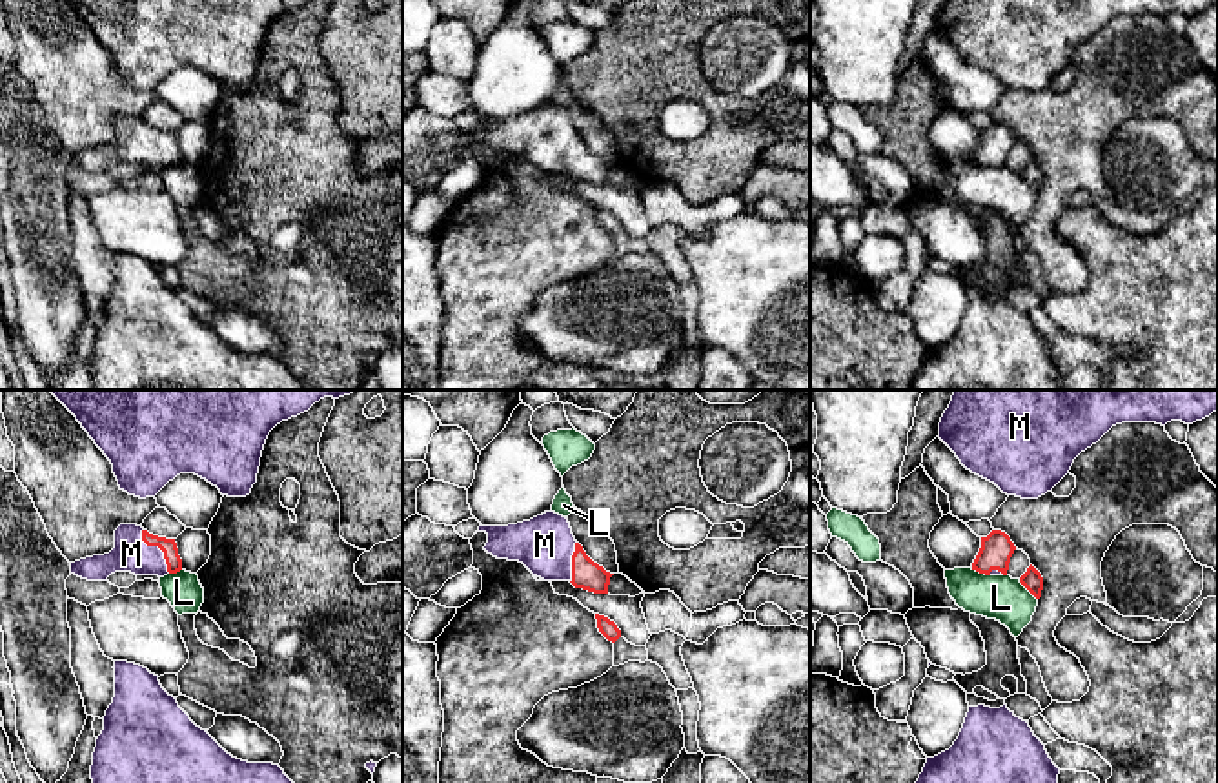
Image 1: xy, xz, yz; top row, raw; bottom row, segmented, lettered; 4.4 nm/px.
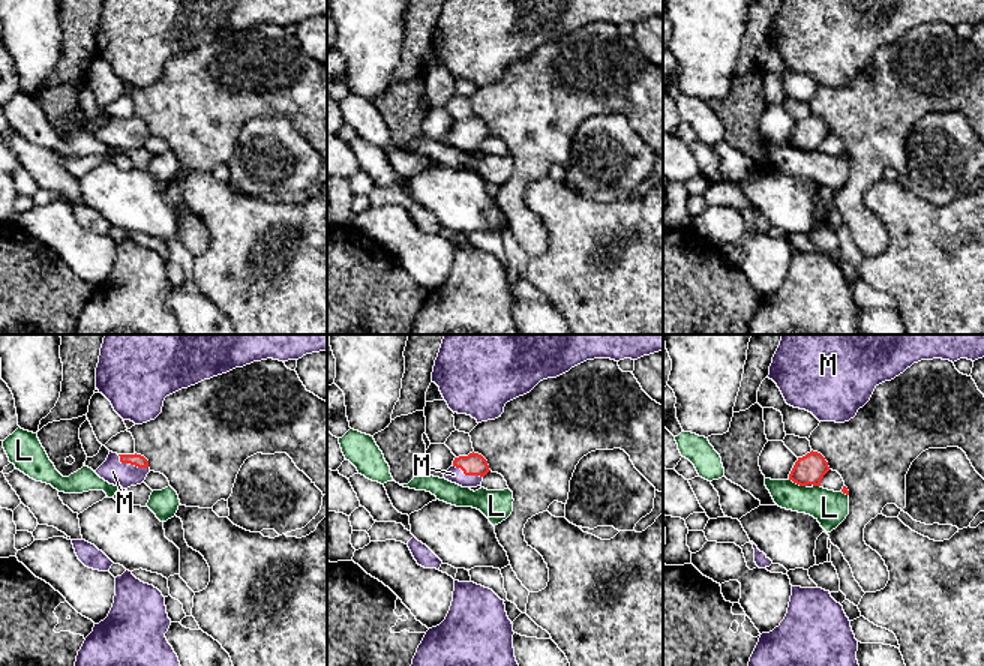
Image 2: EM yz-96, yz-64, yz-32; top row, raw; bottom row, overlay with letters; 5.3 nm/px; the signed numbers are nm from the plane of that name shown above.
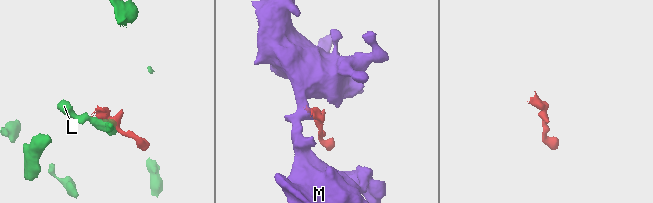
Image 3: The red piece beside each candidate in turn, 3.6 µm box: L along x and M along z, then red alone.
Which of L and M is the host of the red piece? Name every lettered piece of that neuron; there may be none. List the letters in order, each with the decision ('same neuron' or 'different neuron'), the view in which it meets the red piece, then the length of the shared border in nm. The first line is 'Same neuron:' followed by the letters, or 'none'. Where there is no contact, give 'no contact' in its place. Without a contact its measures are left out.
Same neuron: M
L: different neuron; meets red in yz; contact 130 nm long
M: same neuron; meets red in xy; contact 240 nm long

